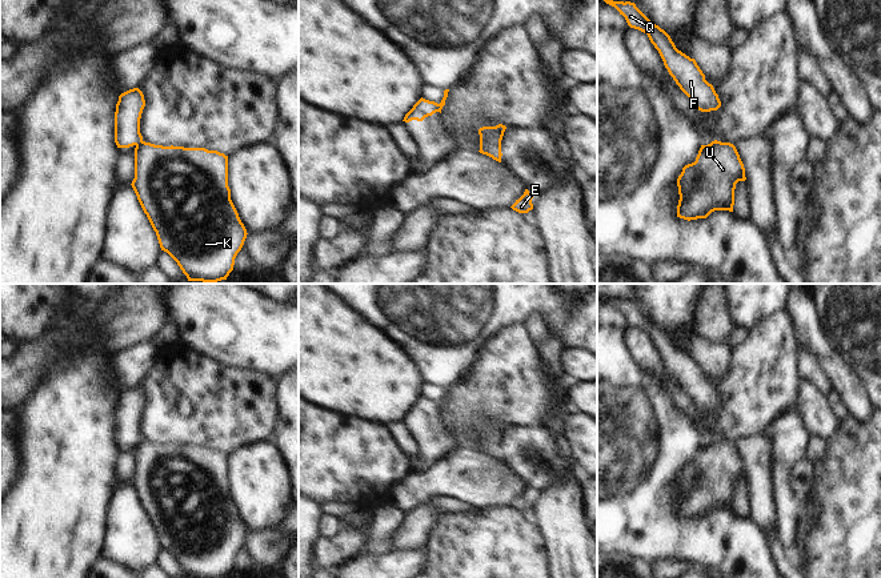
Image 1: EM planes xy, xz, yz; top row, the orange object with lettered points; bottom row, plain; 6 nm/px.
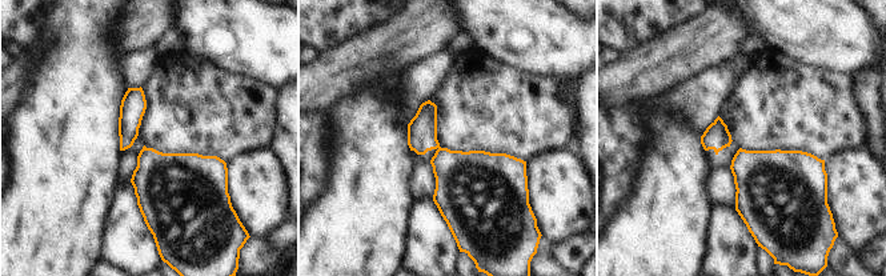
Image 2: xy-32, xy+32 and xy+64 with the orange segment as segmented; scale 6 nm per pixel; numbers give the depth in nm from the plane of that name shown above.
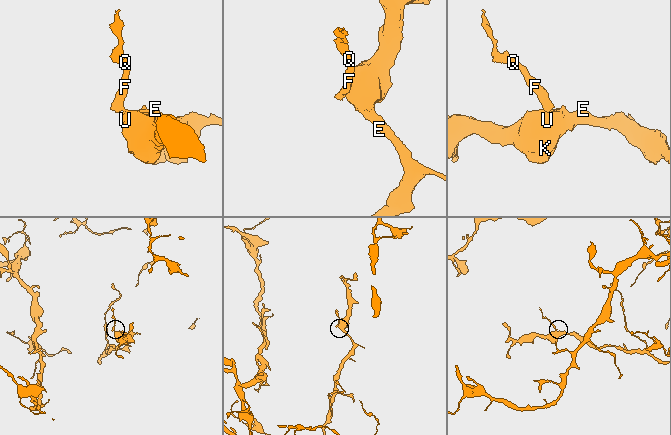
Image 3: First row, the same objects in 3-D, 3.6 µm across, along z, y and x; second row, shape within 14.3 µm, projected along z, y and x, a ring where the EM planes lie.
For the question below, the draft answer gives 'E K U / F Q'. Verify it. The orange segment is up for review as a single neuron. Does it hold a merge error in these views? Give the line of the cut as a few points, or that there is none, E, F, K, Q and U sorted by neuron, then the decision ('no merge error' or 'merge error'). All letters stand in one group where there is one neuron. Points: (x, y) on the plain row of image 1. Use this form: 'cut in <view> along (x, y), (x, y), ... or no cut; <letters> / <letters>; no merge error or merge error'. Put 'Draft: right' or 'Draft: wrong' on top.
Draft: right
cut in xy along (141, 438), (136, 444); E K U / F Q; merge error

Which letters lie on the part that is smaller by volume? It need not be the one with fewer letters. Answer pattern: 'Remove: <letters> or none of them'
Remove: F, Q

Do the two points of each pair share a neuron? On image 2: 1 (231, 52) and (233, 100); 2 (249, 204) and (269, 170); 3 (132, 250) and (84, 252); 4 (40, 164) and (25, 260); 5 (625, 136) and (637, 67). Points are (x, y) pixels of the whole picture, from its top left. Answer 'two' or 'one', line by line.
1: two
2: one
3: two
4: one
5: two

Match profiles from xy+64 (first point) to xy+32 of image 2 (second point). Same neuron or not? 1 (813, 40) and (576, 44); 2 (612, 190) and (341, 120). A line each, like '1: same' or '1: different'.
1: same
2: different

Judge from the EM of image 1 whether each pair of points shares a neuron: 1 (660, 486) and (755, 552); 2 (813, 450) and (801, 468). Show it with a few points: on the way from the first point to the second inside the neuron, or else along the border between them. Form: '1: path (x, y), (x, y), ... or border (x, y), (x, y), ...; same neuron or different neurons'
1: path (668, 516), (692, 540), (717, 542), (725, 550); same neuron
2: border (805, 458), (815, 464); different neurons

